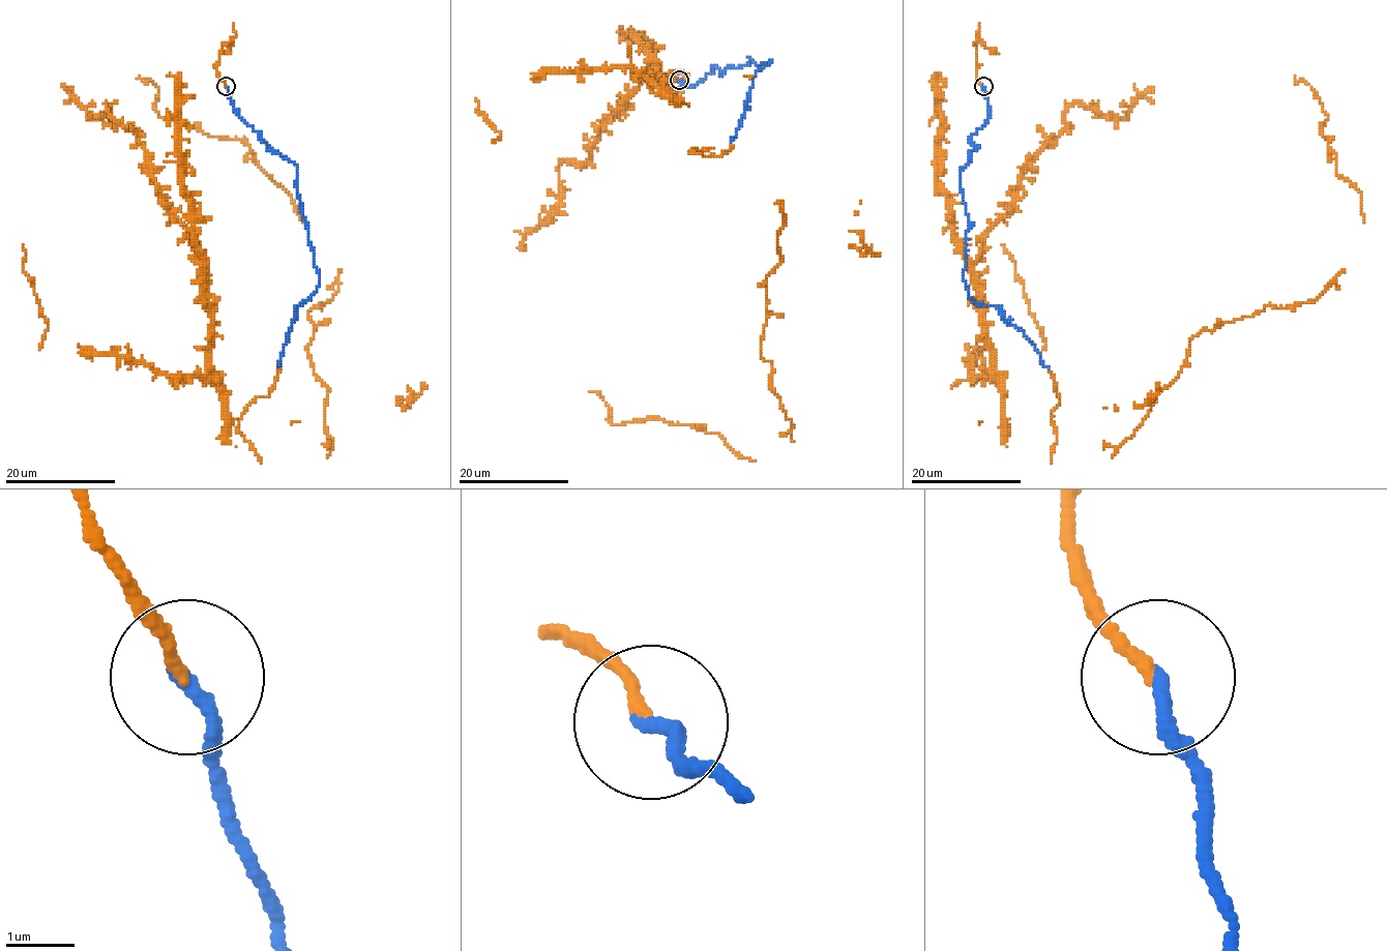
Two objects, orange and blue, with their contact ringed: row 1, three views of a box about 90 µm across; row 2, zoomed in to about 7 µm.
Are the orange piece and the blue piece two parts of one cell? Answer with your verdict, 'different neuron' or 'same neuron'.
same neuron

